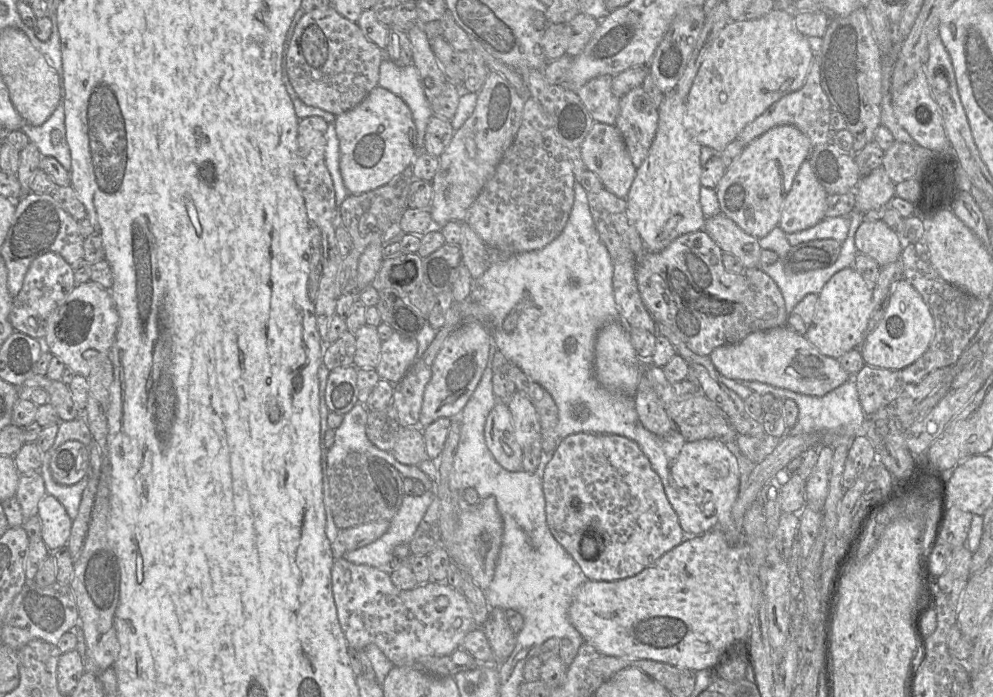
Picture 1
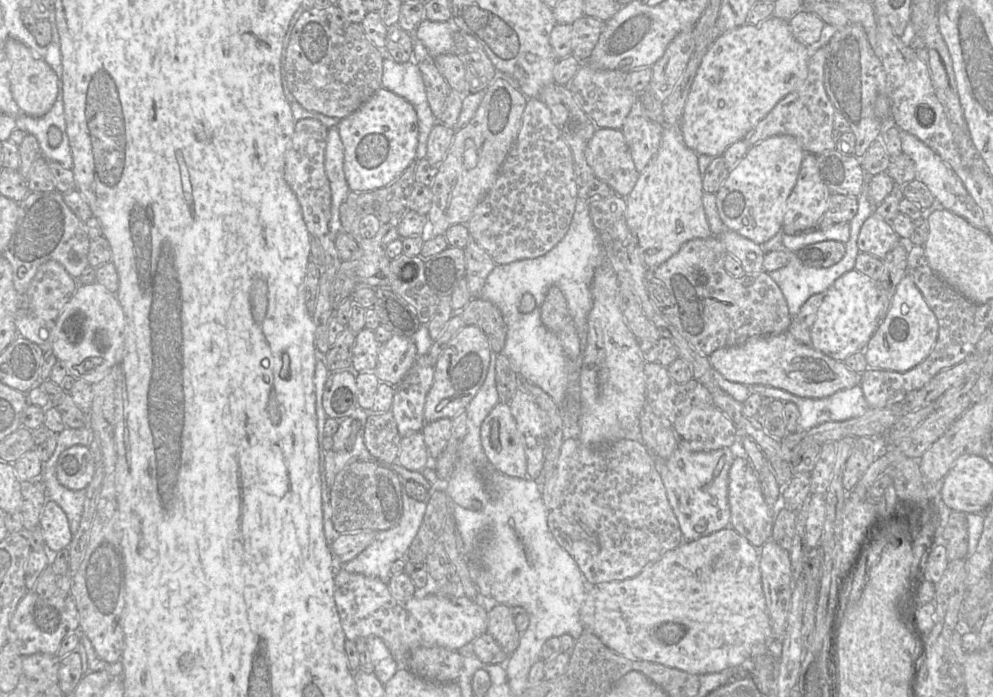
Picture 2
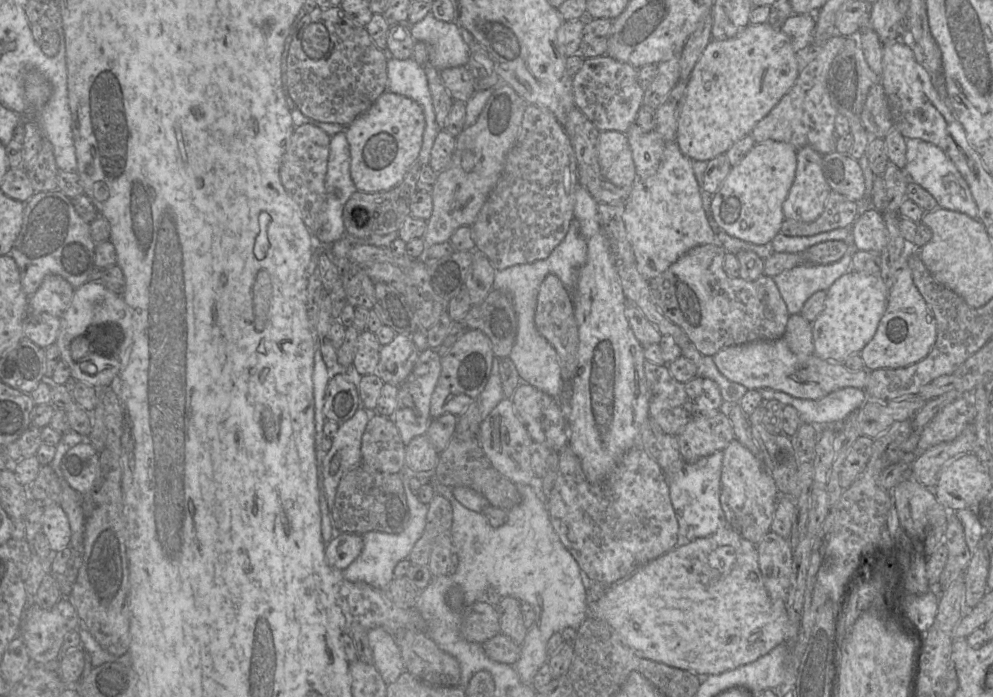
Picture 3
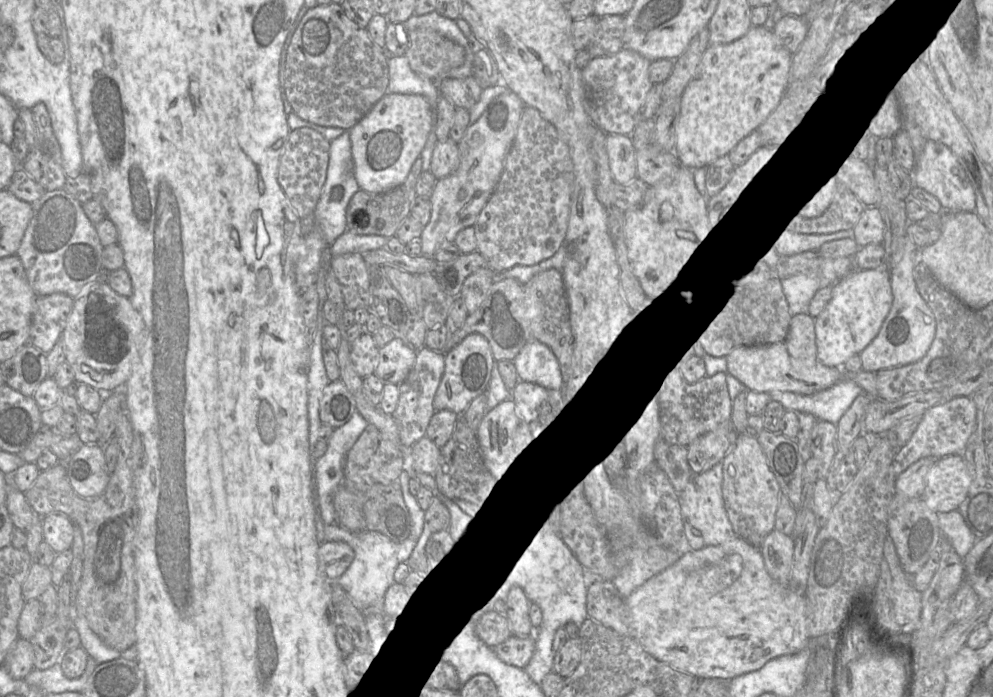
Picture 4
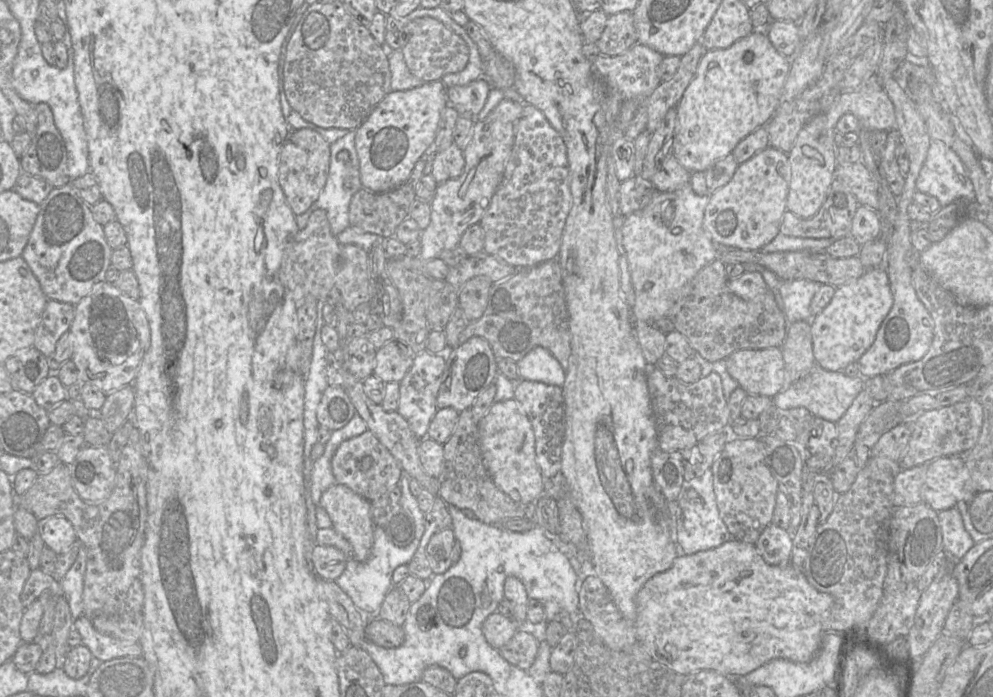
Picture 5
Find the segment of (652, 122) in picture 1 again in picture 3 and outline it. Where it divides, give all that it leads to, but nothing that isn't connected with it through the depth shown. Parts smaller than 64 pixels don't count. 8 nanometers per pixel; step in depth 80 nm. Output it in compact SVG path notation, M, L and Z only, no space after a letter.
M636 123L625 133L633 153L638 179L646 179L658 169L665 149L665 140L655 130L643 131Z

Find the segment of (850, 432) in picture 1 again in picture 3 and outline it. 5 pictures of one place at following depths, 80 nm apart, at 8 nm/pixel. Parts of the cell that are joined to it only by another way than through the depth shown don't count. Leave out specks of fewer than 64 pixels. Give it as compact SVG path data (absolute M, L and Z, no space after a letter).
M845 387L817 400L799 399L787 393L772 389L759 389L764 401L778 400L793 406L801 423L817 426L839 425L867 399L864 389Z

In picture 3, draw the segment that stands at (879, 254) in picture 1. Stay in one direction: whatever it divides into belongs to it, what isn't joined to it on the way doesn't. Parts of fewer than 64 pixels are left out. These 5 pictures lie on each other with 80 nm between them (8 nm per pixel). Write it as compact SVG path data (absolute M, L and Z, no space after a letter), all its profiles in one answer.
M873 205L857 217L851 232L858 250L881 253L888 243L883 216Z

